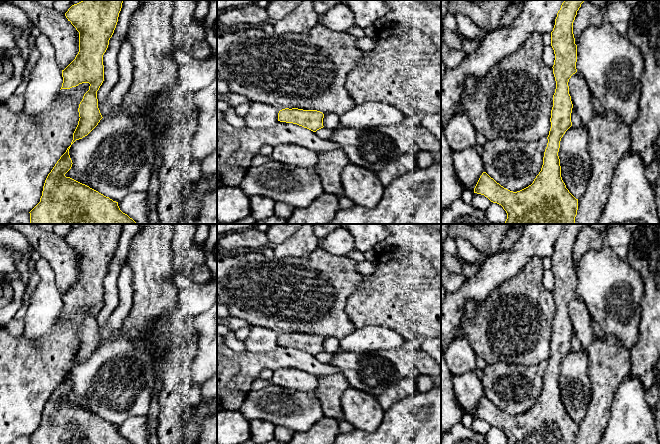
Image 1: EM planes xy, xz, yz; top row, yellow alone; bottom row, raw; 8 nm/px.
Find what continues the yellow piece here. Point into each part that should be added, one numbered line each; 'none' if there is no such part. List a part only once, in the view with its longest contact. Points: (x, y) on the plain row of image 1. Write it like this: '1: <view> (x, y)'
none

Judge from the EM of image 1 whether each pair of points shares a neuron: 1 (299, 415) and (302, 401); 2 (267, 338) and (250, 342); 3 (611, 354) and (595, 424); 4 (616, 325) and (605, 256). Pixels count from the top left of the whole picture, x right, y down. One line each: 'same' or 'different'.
1: same
2: same
3: same
4: same

